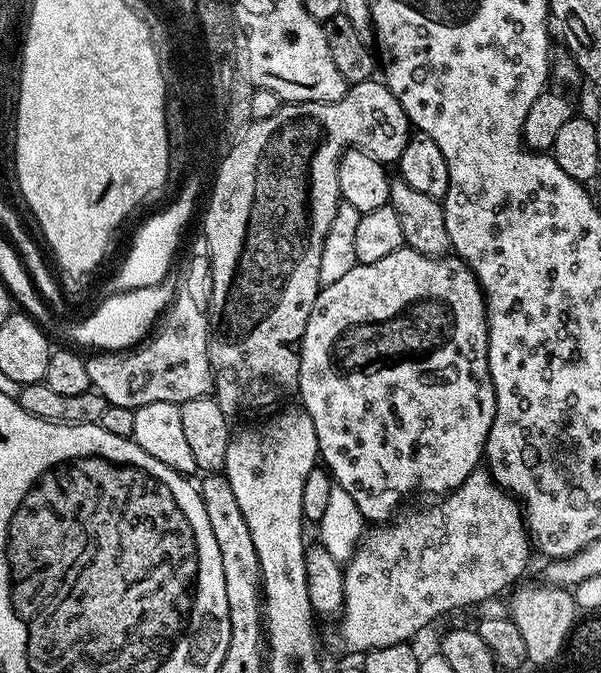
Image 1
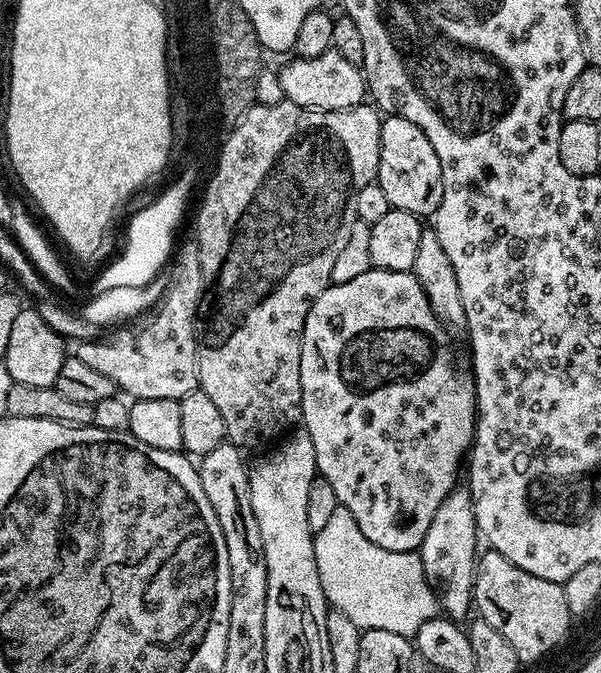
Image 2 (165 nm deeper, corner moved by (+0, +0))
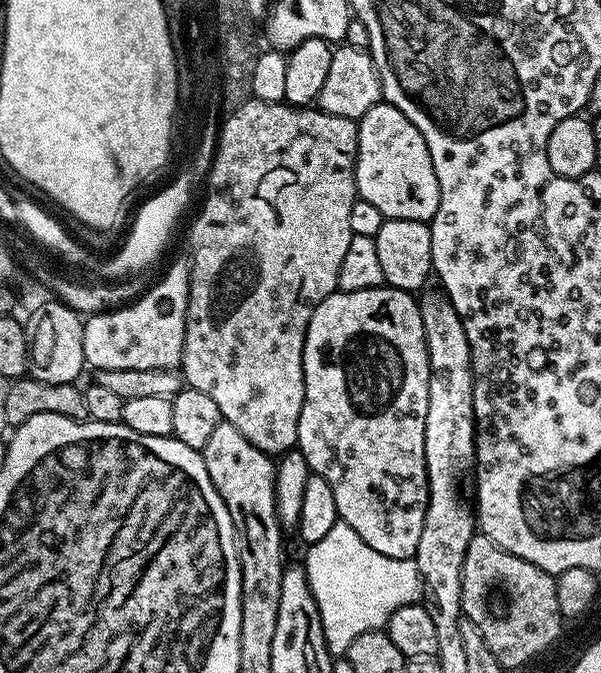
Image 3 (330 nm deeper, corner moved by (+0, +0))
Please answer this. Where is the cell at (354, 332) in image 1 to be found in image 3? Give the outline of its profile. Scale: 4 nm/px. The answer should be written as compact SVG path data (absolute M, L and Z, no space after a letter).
M381 286L370 290L354 290L341 292L339 290L328 296L314 310L306 330L304 343L304 381L306 382L306 398L302 406L302 414L298 418L298 438L296 448L304 455L309 469L315 475L326 478L330 490L334 490L334 506L338 506L338 517L343 523L349 524L366 542L366 546L374 546L378 554L386 554L399 560L413 559L418 550L418 538L422 538L422 526L428 509L428 475L426 474L426 406L432 367L428 364L426 338L422 326L422 314L417 297L400 288Z

